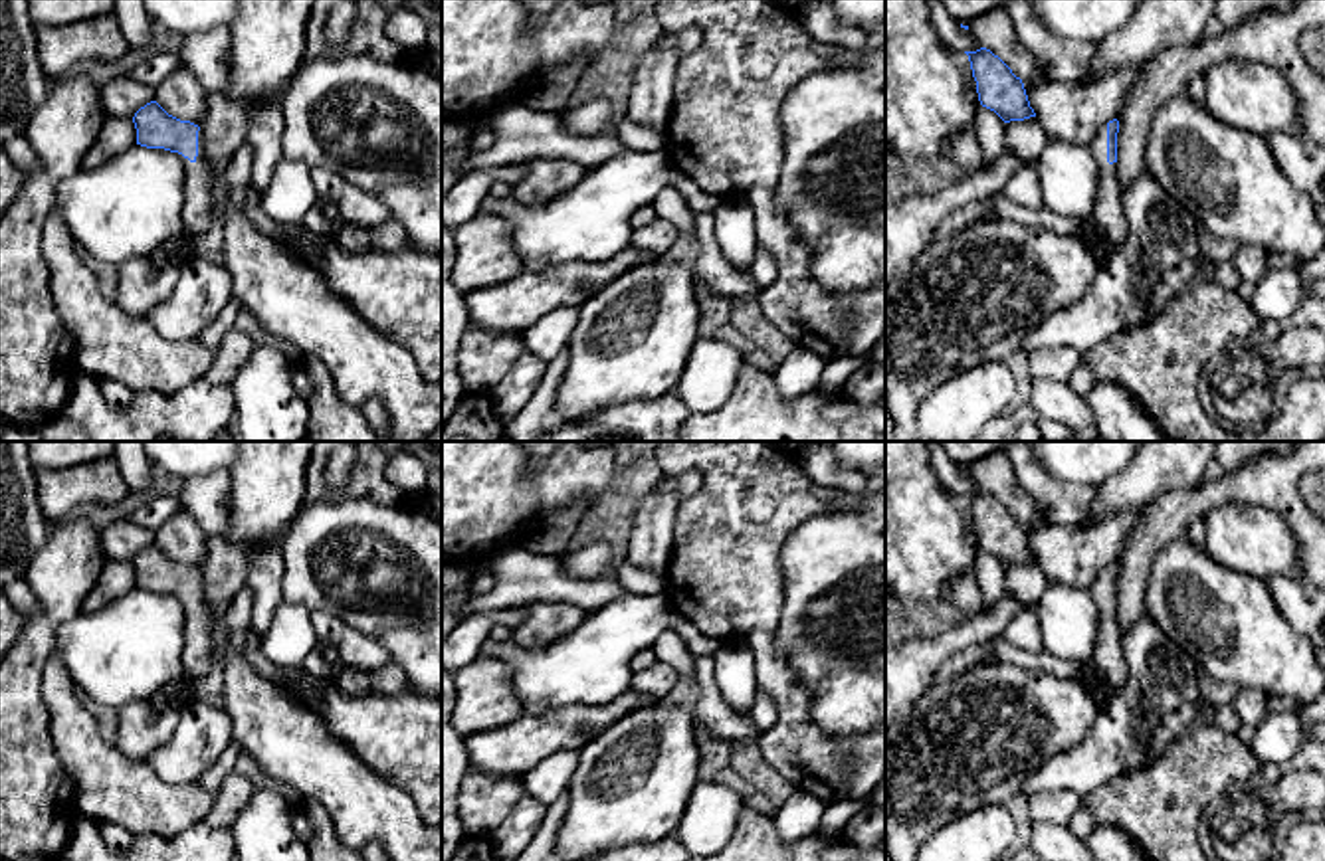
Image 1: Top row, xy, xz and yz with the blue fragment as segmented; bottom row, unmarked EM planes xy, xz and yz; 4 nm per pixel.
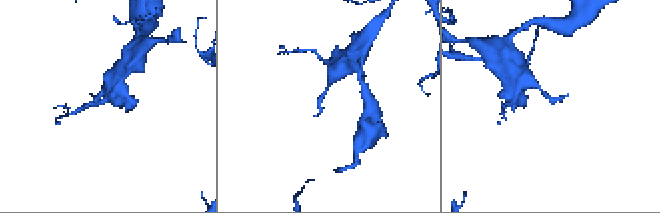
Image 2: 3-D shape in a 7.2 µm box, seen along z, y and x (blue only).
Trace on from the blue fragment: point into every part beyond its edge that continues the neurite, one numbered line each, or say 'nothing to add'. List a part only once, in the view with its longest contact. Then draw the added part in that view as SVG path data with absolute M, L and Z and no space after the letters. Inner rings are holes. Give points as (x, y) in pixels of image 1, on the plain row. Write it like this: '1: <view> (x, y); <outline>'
1: xy (197, 656); M200 574L196 604L190 606L182 598L178 600L186 612L182 681L194 685L208 675L212 661L210 616L204 600L204 584Z

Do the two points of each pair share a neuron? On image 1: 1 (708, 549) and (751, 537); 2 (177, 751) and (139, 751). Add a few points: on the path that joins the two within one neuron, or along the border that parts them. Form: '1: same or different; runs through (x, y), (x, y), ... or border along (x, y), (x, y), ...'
1: same; runs through (717, 549), (741, 537)
2: different; border along (179, 713), (173, 735), (145, 761)

